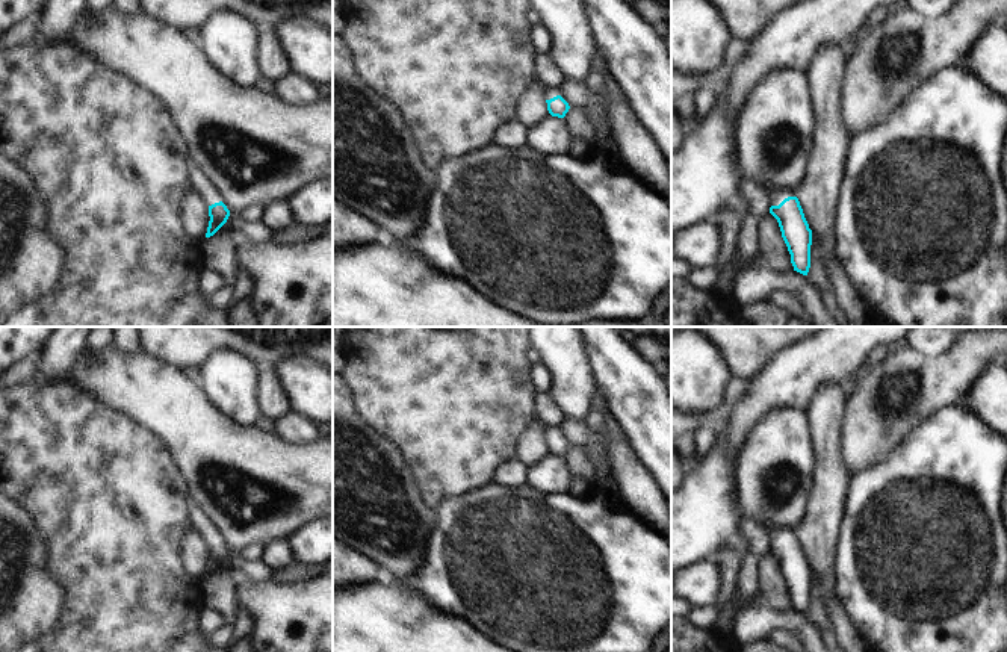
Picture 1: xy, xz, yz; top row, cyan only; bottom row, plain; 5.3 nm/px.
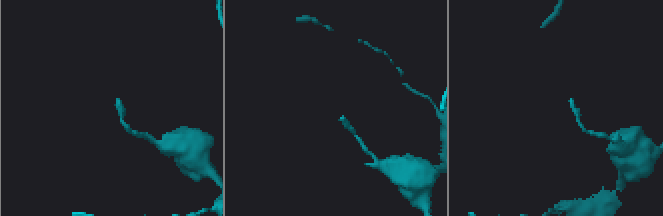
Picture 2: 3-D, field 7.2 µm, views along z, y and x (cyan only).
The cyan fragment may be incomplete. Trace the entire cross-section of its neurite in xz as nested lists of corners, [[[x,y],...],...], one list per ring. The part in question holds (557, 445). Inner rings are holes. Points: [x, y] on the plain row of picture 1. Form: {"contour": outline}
{"contour": [[[544,425],[544,437],[547,449],[552,455],[564,457],[569,451],[569,442],[561,436],[561,430],[556,425]]]}

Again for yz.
{"contour": [[[791,528],[770,532],[770,552],[777,558],[782,576],[791,593],[794,610],[807,614],[810,607],[812,569],[804,557],[795,531]]]}

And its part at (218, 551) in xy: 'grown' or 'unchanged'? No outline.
grown

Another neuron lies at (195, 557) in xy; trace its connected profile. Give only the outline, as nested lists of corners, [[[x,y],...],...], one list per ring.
[[[191,528],[183,539],[180,552],[184,570],[194,578],[204,579],[210,555],[209,545],[200,532]]]

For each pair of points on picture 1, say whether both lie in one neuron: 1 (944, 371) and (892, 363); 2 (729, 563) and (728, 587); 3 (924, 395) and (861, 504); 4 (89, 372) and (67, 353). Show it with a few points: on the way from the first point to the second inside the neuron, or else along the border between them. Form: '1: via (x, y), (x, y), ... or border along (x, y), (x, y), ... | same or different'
1: via (932, 371), (904, 368) | same
2: via (729, 569), (729, 581) | same
3: border along (917, 427), (883, 460), (861, 471) | different
4: border along (82, 351), (64, 380) | different

